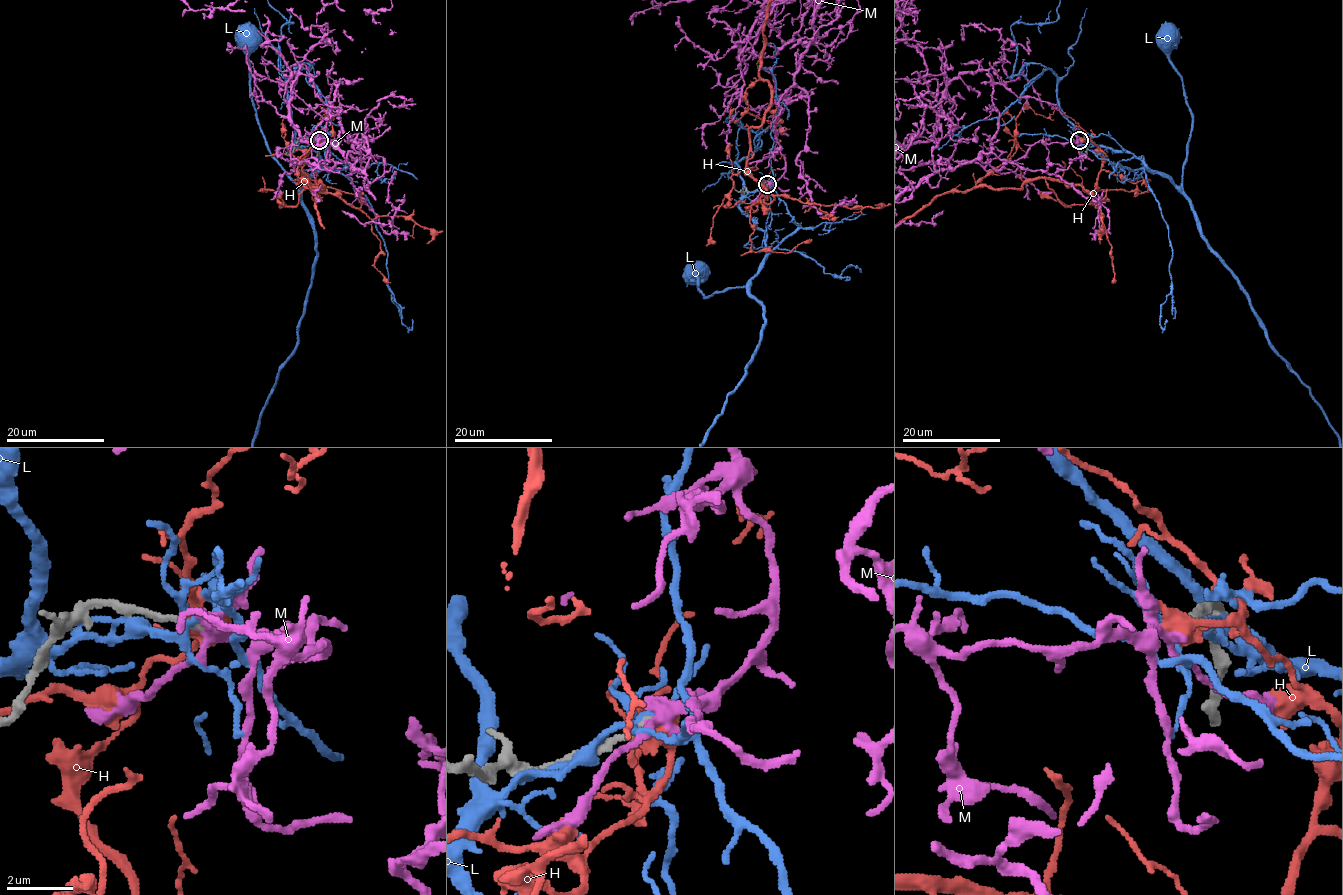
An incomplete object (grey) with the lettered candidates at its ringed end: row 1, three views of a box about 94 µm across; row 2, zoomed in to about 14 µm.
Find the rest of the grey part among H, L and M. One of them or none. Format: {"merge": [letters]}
{"merge": ["M"]}

